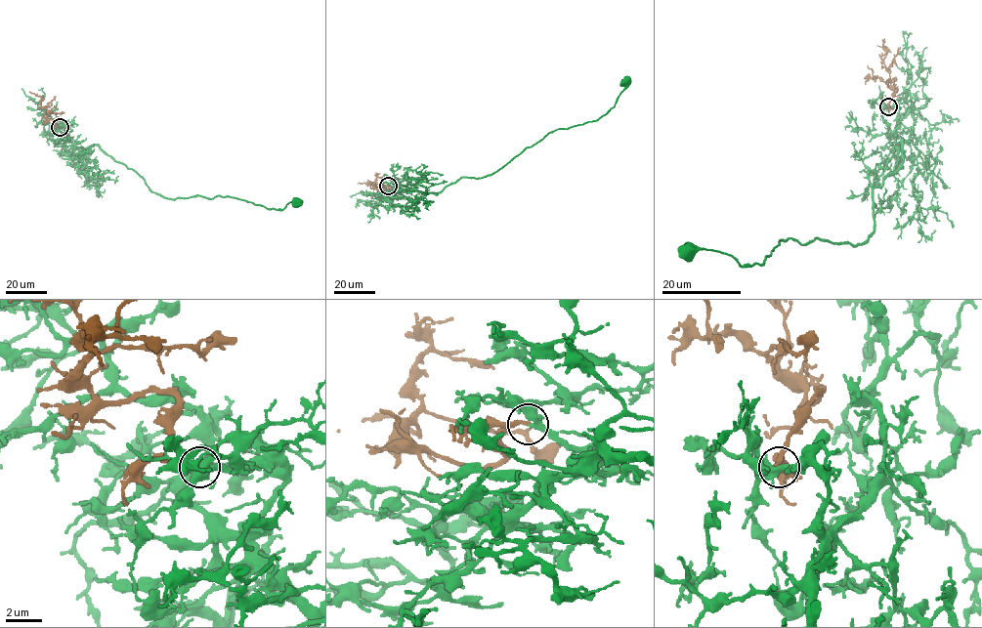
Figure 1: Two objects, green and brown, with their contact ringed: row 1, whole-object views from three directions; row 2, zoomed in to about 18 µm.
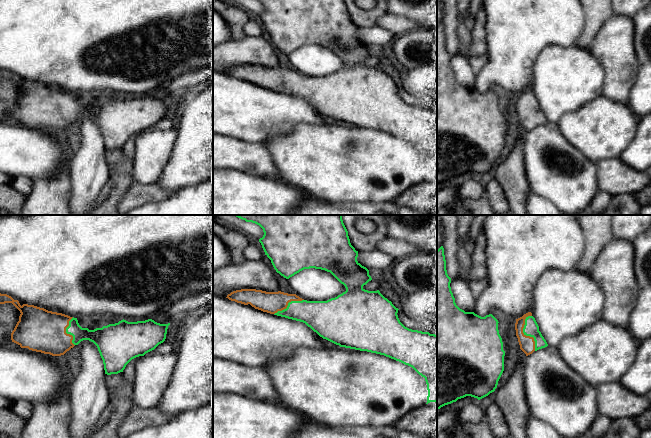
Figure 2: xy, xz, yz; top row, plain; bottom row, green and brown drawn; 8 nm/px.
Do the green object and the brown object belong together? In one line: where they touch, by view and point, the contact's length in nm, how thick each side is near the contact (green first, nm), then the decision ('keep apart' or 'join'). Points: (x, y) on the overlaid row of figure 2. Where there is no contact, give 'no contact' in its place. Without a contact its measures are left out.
yz (526, 335) | 300 nm | 120/130 nm | join

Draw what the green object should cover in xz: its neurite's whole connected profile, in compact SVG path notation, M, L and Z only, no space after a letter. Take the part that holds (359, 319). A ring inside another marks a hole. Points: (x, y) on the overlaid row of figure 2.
M235 215L236 217L245 220L246 222L252 222L257 225L259 225L264 232L264 235L262 238L259 239L259 242L262 245L262 248L265 252L265 255L271 260L271 263L276 270L277 273L279 273L281 276L283 276L286 279L289 279L290 277L294 276L295 274L299 273L300 271L304 269L321 269L325 270L327 272L330 272L341 284L343 284L346 288L346 291L342 294L338 295L335 298L331 298L327 301L307 301L296 294L288 294L281 291L278 292L266 292L262 290L256 290L256 289L241 289L231 292L227 295L226 298L228 298L231 301L235 301L237 303L241 303L244 305L250 304L255 309L261 310L263 312L267 312L270 314L274 314L277 316L285 317L288 319L296 320L305 323L308 327L310 327L314 332L316 332L320 337L323 339L326 339L336 345L339 345L340 347L360 350L360 351L367 351L371 353L376 353L380 355L384 355L386 357L389 357L391 359L394 359L396 361L399 361L405 365L408 365L412 367L419 375L425 378L426 384L427 384L427 390L428 390L428 396L427 396L427 403L430 402L436 402L437 403L437 335L430 334L429 332L422 332L418 330L412 330L407 327L405 327L398 318L398 308L396 308L391 301L389 301L387 298L385 298L379 290L377 291L368 291L363 288L364 285L366 285L369 281L372 280L371 276L369 275L369 270L362 266L358 261L358 251L355 250L355 248L351 245L350 239L348 236L348 231L343 223L342 215Z

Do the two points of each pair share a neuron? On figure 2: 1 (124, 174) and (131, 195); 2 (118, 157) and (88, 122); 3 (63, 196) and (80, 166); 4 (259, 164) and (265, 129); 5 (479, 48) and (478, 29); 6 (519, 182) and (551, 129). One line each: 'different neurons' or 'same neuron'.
1: different neurons
2: different neurons
3: different neurons
4: different neurons
5: same neuron
6: different neurons

